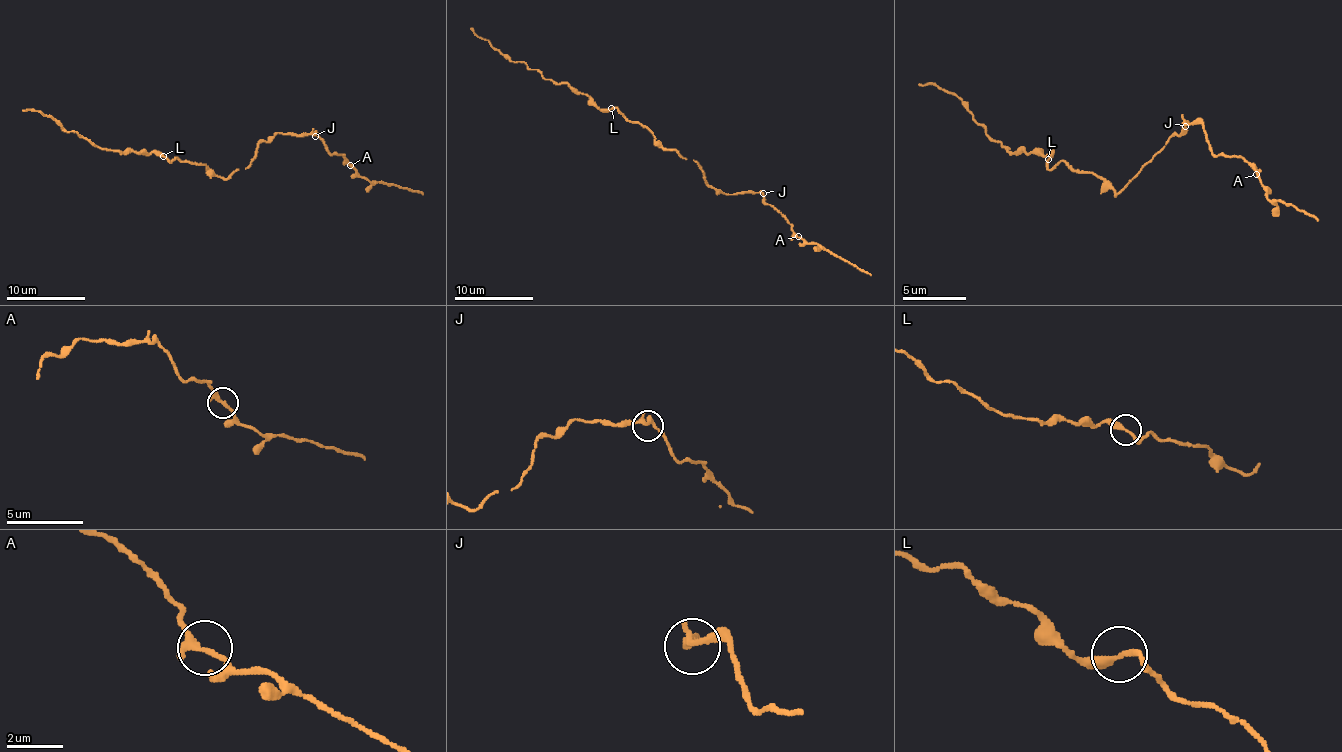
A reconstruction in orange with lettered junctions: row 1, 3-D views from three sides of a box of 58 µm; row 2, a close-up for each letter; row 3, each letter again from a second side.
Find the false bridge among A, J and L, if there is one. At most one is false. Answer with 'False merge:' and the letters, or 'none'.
False merge: L

